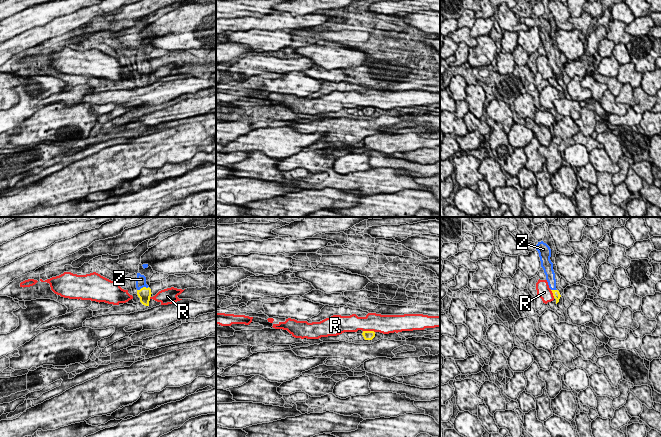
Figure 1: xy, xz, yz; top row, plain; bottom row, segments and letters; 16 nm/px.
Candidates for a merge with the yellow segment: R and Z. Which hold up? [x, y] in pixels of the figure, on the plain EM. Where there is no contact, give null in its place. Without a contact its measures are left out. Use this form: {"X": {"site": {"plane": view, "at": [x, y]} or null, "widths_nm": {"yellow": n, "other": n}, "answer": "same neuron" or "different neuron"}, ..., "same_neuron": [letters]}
{"R": {"site": {"plane": "xz", "at": [369, 107]}, "widths_nm": {"yellow": 160, "other": 280}, "answer": "different neuron"}, "Z": {"site": {"plane": "xy", "at": [143, 63]}, "widths_nm": {"yellow": 200, "other": 160}, "answer": "same neuron"}, "same_neuron": ["Z"]}

